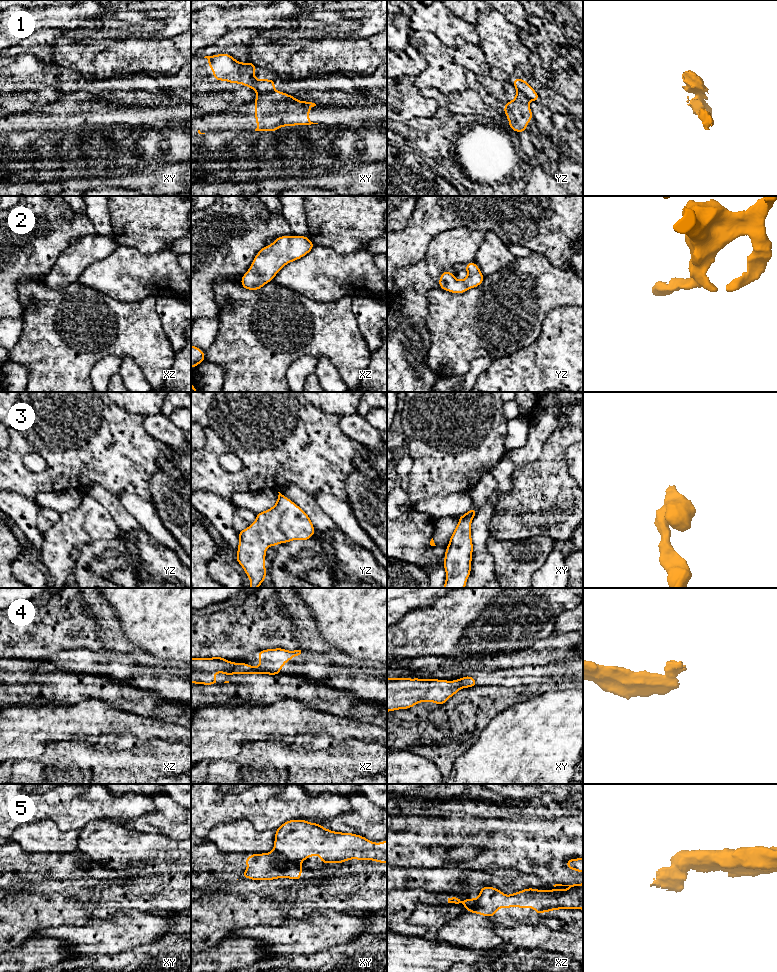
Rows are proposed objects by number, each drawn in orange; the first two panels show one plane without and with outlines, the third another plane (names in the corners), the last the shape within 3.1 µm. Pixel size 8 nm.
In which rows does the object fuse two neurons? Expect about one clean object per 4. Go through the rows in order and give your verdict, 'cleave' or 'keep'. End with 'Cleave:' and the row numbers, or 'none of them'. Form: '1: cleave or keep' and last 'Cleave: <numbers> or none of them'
1: cleave
2: keep
3: keep
4: cleave
5: cleave
Cleave: 1, 4, 5

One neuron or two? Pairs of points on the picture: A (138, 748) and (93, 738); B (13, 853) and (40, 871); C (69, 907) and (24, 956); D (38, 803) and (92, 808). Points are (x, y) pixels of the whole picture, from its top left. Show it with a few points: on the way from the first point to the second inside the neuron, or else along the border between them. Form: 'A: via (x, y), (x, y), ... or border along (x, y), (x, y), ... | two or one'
A: border along (84, 742), (89, 744), (97, 743) | two
B: via (20, 860), (33, 867) | one
C: border along (37, 935), (29, 937), (17, 947) | two
D: via (51, 804), (79, 804) | one

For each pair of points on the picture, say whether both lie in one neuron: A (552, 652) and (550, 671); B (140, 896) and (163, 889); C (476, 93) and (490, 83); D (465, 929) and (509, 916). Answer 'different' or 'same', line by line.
A: different
B: same
C: different
D: same

